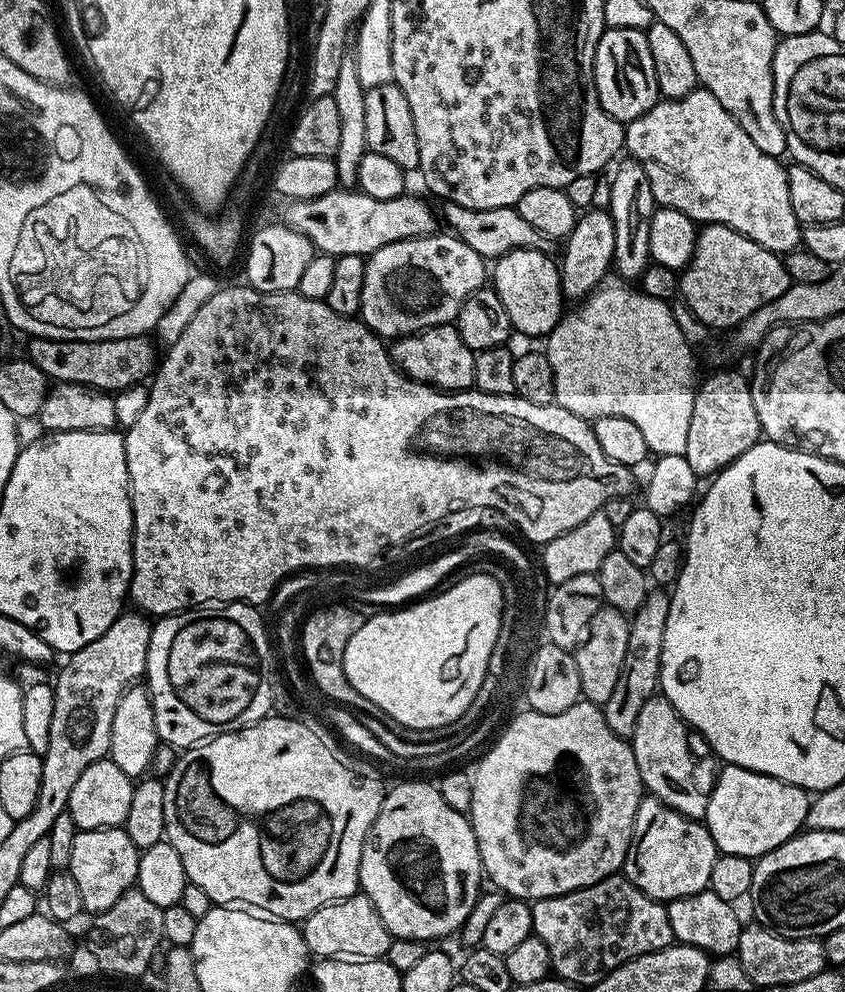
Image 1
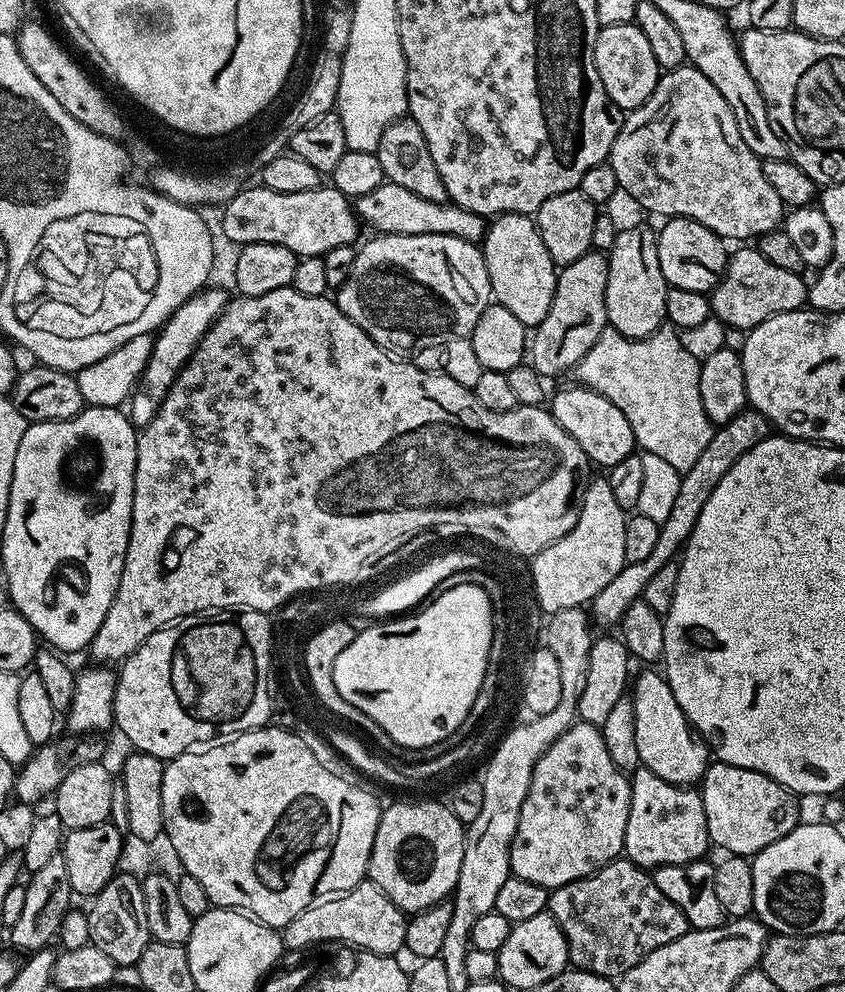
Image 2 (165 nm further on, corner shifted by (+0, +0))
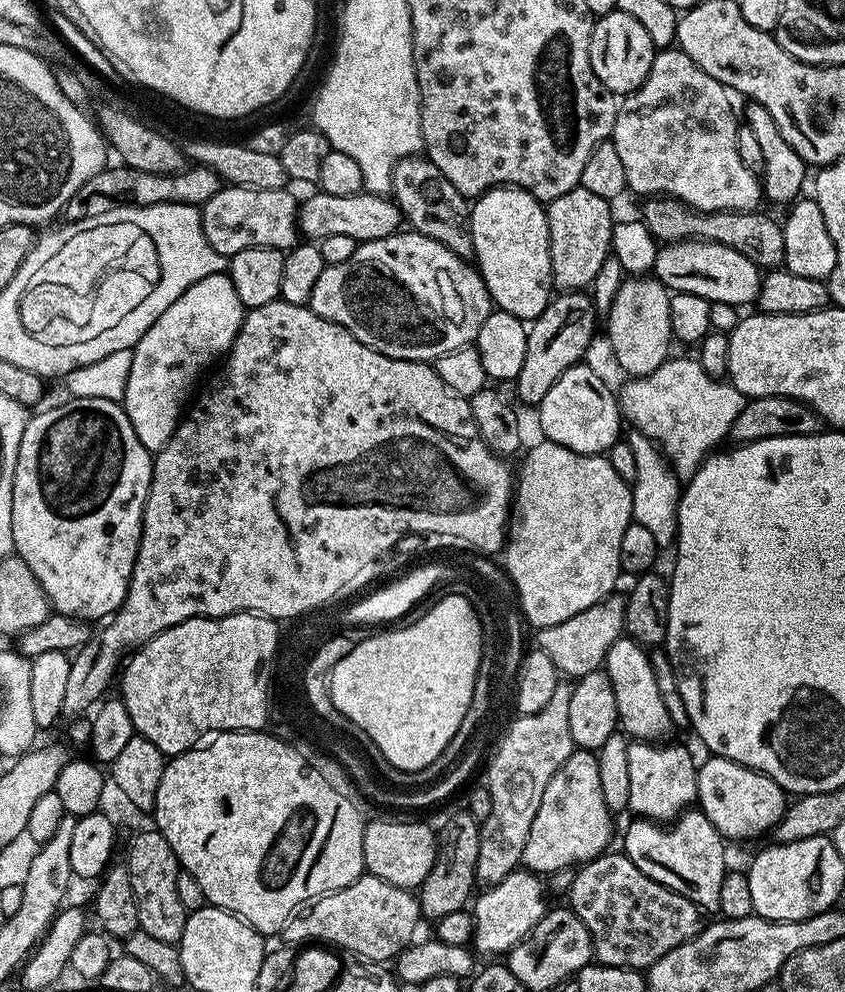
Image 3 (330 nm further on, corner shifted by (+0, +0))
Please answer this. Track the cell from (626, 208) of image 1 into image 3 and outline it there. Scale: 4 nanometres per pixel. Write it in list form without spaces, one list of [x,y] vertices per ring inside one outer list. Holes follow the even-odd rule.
[[[648,276],[624,279],[614,294],[614,302],[608,307],[608,344],[616,364],[629,377],[649,376],[669,359],[668,343],[673,343],[670,322],[672,296],[659,280]]]

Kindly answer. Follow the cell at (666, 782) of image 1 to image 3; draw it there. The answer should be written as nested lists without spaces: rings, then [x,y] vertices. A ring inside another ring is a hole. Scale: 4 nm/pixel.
[[[631,638],[618,639],[614,642],[614,646],[610,646],[608,657],[604,660],[603,671],[607,672],[610,686],[614,690],[619,727],[637,741],[652,742],[657,738],[667,737],[664,735],[673,725],[659,694],[653,657],[647,656],[644,652],[647,652],[645,645],[638,644]]]

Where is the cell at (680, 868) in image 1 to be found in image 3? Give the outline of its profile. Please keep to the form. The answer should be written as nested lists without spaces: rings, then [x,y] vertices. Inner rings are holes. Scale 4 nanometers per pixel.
[[[632,742],[627,745],[629,767],[629,802],[627,811],[637,817],[657,822],[671,822],[697,803],[698,778],[695,760],[680,744],[668,742]]]

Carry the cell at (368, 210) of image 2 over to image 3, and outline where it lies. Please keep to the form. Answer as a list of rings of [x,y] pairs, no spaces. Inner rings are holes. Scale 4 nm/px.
[[[319,190],[298,208],[298,232],[305,241],[319,242],[330,234],[343,234],[357,242],[377,240],[401,231],[402,217],[396,201],[384,194],[367,190],[358,194],[326,194]]]

